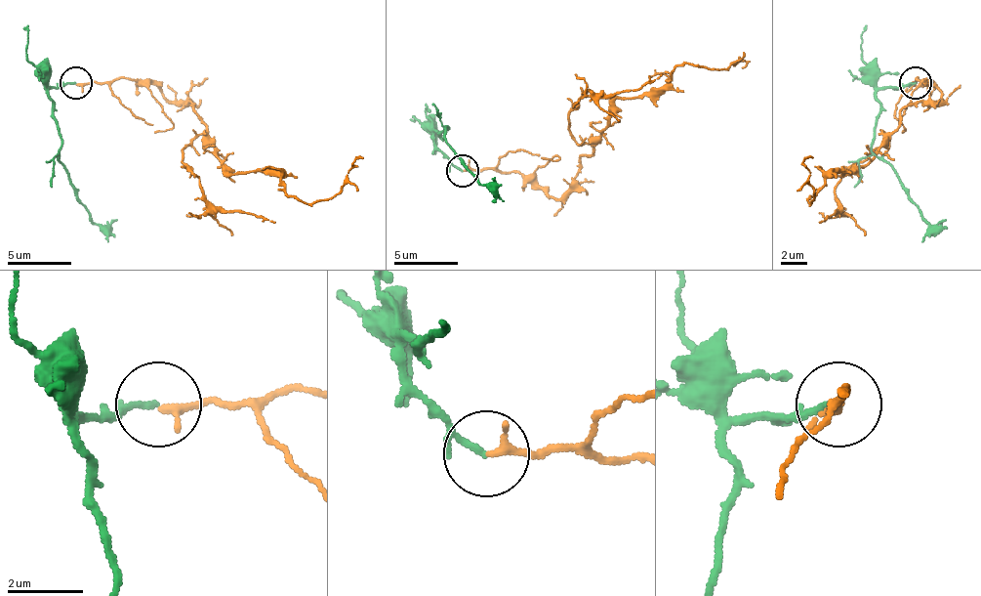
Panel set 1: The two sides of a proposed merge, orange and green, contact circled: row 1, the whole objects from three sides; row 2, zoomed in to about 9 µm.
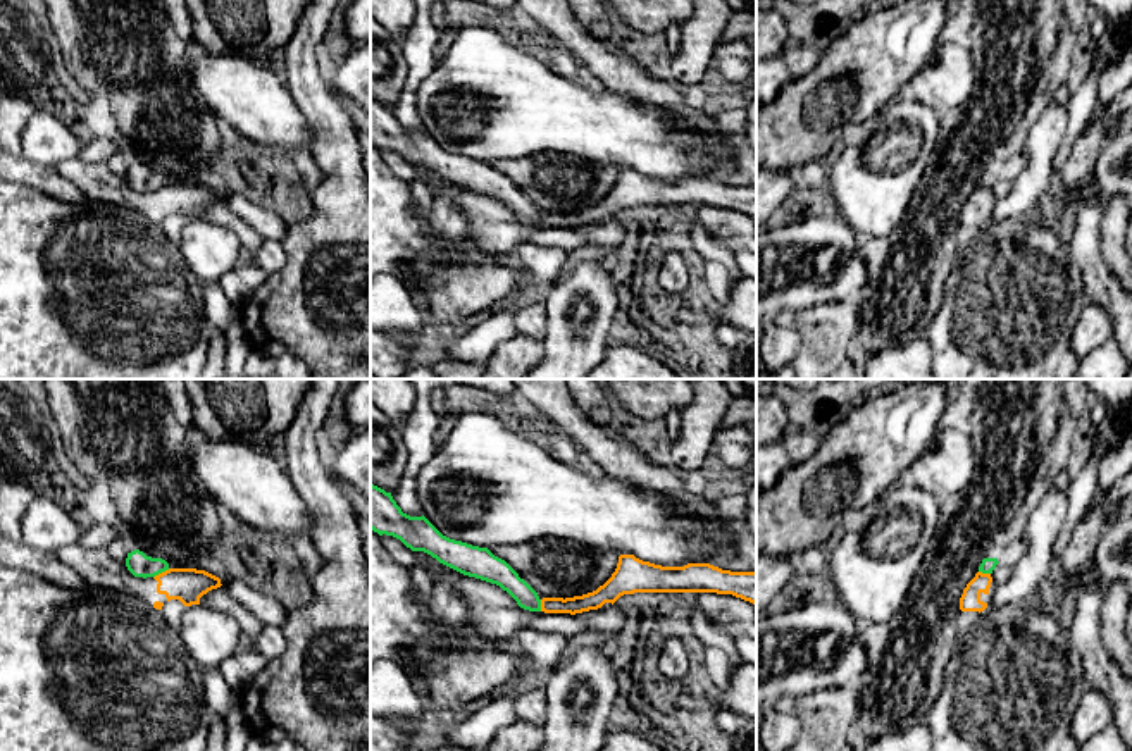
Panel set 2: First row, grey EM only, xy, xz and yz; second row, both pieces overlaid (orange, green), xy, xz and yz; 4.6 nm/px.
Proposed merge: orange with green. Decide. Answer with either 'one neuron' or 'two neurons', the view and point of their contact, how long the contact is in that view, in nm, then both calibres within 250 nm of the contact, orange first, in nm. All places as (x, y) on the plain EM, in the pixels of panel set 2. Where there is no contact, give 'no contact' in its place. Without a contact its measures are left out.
two neurons; meets orange in xy at (162, 186); contact 90 nm long; 160 nm thick on the orange side, 110 nm on the other

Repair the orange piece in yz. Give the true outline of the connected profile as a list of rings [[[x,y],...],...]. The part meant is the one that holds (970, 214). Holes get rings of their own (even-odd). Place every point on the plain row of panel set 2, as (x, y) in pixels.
[[[977,186],[967,198],[960,212],[958,239],[960,243],[973,238],[980,226],[984,226],[999,200],[992,195],[991,188]]]

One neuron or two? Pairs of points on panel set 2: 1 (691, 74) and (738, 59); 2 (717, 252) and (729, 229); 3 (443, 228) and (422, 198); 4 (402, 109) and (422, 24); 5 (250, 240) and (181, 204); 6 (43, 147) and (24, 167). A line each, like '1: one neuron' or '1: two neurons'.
1: two neurons
2: two neurons
3: one neuron
4: one neuron
5: two neurons
6: two neurons

